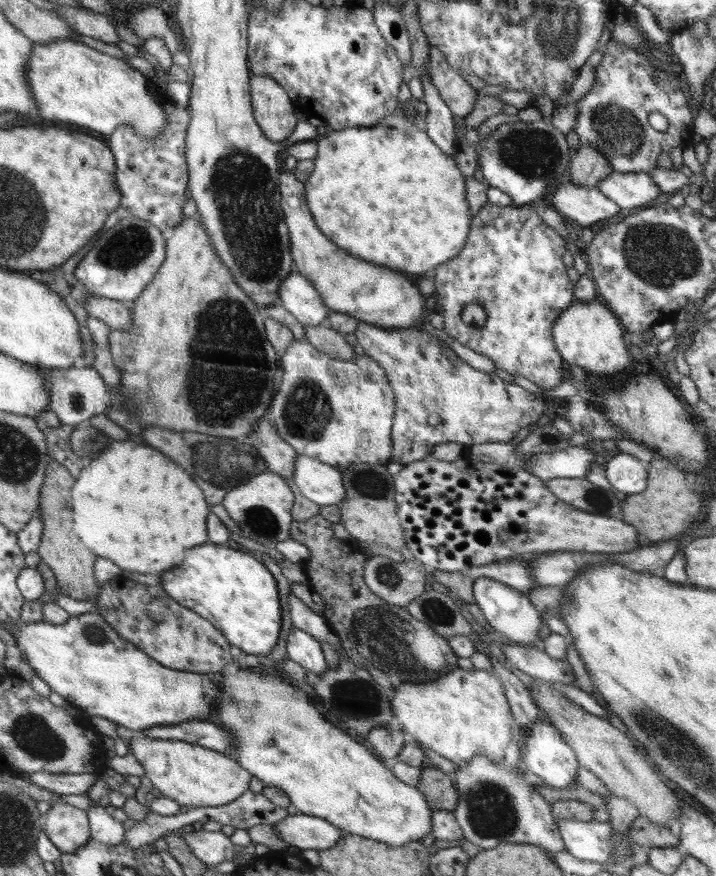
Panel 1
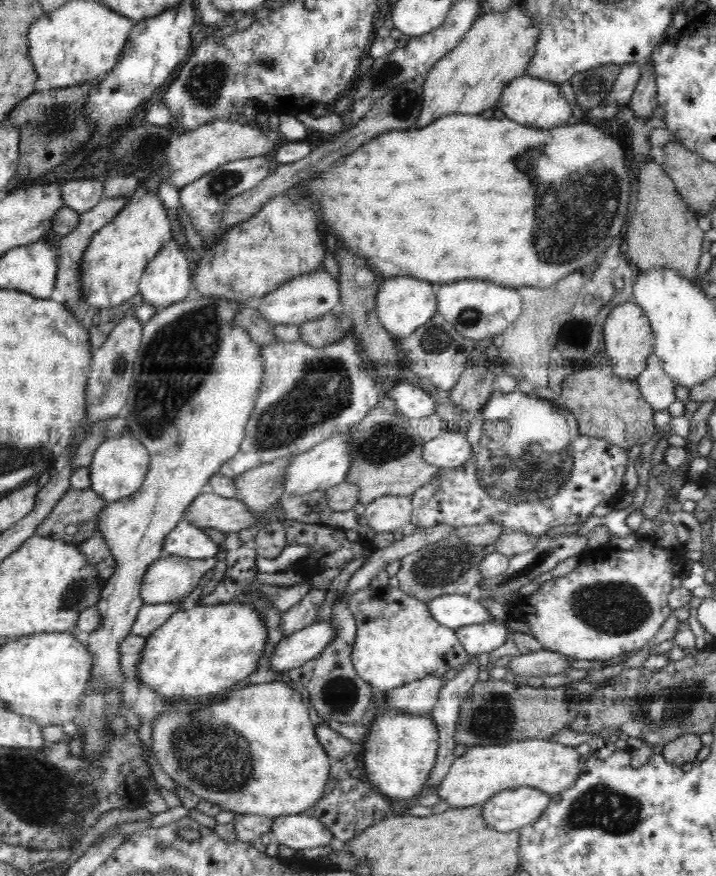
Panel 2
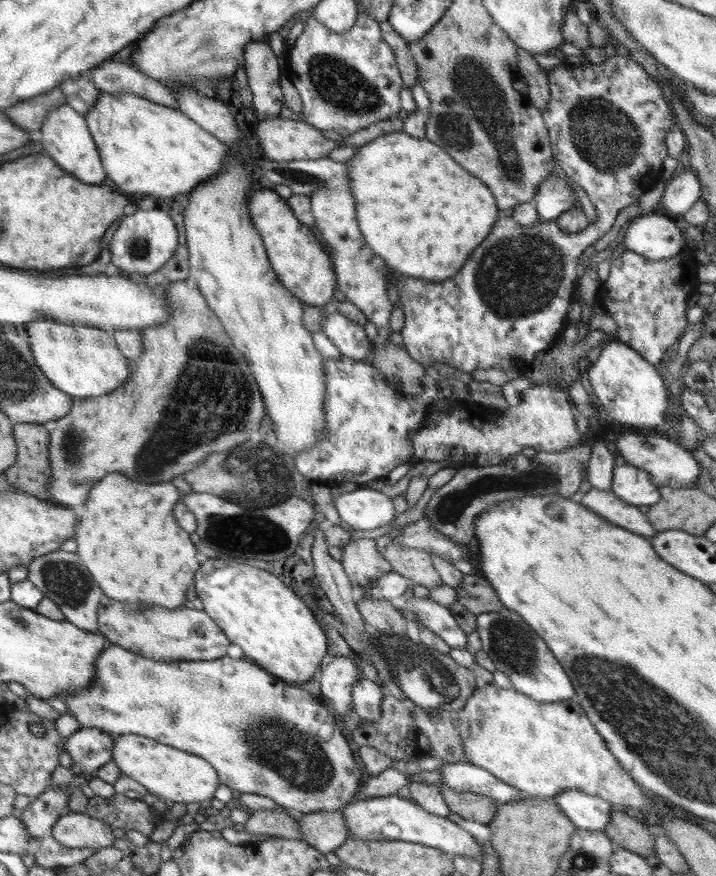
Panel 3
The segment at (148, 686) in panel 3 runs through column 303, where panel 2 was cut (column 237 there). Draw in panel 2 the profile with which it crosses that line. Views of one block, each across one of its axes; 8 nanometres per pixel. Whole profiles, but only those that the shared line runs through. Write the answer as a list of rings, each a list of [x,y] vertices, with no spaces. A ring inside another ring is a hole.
[[[277,680],[232,691],[218,704],[195,704],[192,710],[168,706],[153,720],[152,753],[161,769],[175,783],[201,799],[238,814],[270,818],[310,812],[328,783],[329,757],[315,735],[302,694]]]

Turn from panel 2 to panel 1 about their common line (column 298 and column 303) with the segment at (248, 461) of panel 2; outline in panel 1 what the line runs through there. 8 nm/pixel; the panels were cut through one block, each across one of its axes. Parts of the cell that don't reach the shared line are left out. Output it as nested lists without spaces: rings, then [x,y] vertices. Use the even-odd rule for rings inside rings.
[[[294,341],[280,356],[282,383],[269,404],[267,416],[276,427],[276,432],[299,455],[306,455],[325,462],[342,472],[350,465],[387,465],[392,454],[391,428],[395,414],[395,398],[386,373],[375,360],[361,357],[342,360],[324,354],[308,341]]]

